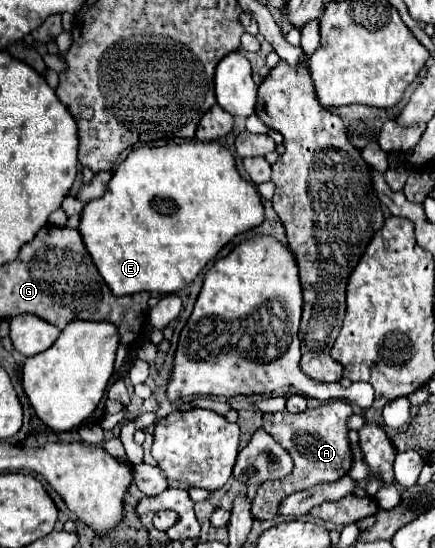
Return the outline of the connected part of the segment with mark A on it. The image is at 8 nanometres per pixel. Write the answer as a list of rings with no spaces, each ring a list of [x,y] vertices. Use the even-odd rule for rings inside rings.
[[[333,401],[329,405],[323,405],[319,409],[307,409],[303,413],[265,413],[263,415],[263,429],[293,457],[293,471],[275,481],[265,481],[253,499],[253,517],[255,519],[275,519],[275,509],[279,501],[295,491],[309,489],[319,483],[331,483],[339,477],[347,475],[351,469],[351,447],[347,439],[347,417],[353,415],[351,407],[345,401]]]

